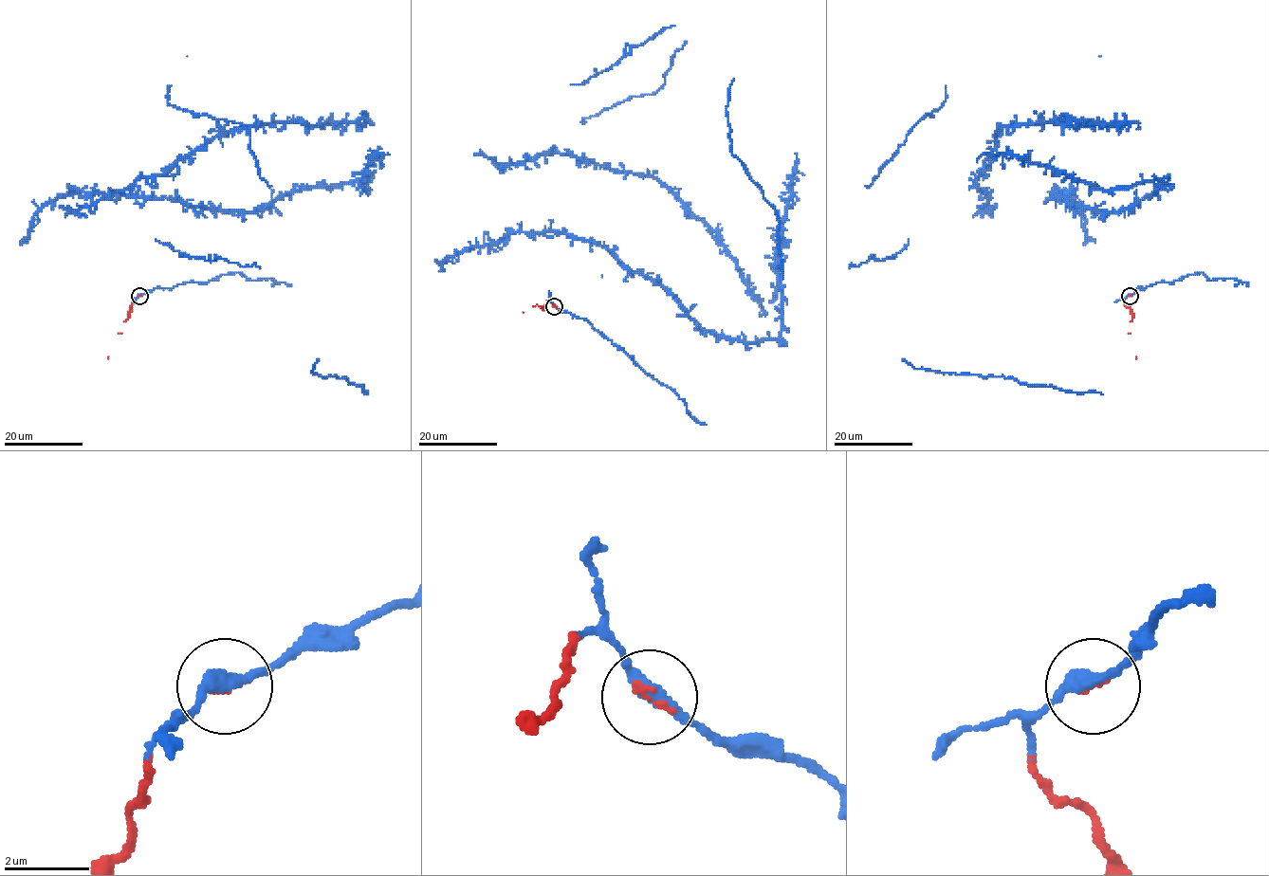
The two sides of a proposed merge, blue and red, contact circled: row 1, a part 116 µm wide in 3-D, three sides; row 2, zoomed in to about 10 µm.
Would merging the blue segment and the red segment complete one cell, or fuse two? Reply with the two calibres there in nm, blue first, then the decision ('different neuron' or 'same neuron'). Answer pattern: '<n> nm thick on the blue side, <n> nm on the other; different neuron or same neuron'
320 nm thick on the blue side, 100 nm on the other; same neuron

